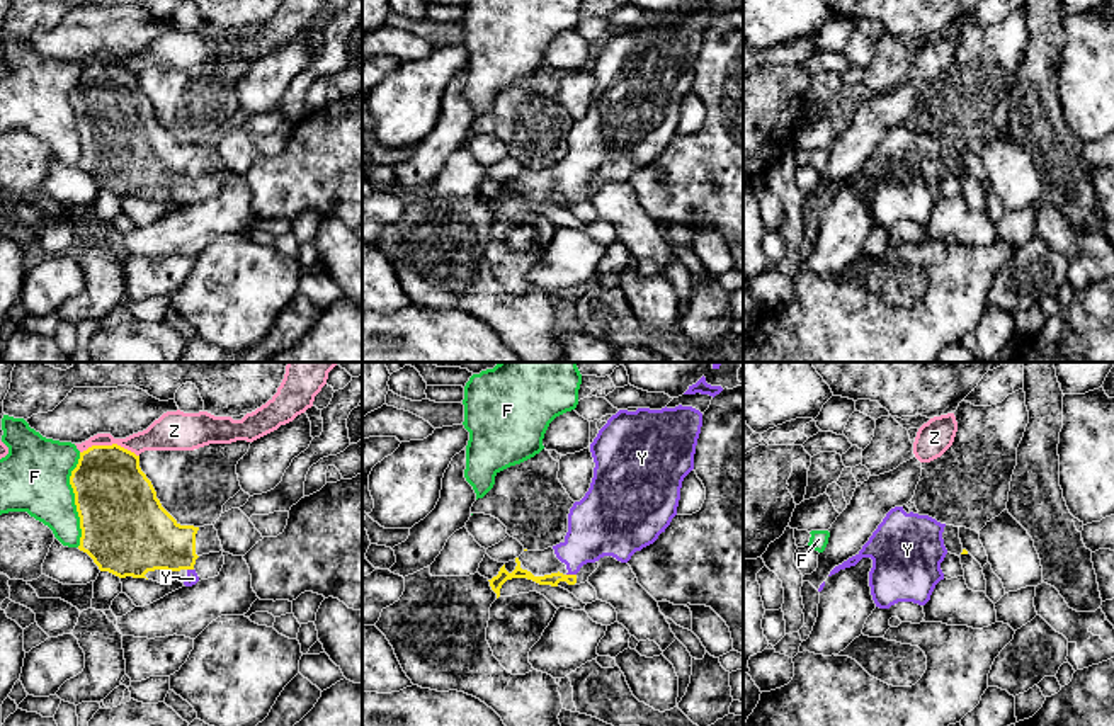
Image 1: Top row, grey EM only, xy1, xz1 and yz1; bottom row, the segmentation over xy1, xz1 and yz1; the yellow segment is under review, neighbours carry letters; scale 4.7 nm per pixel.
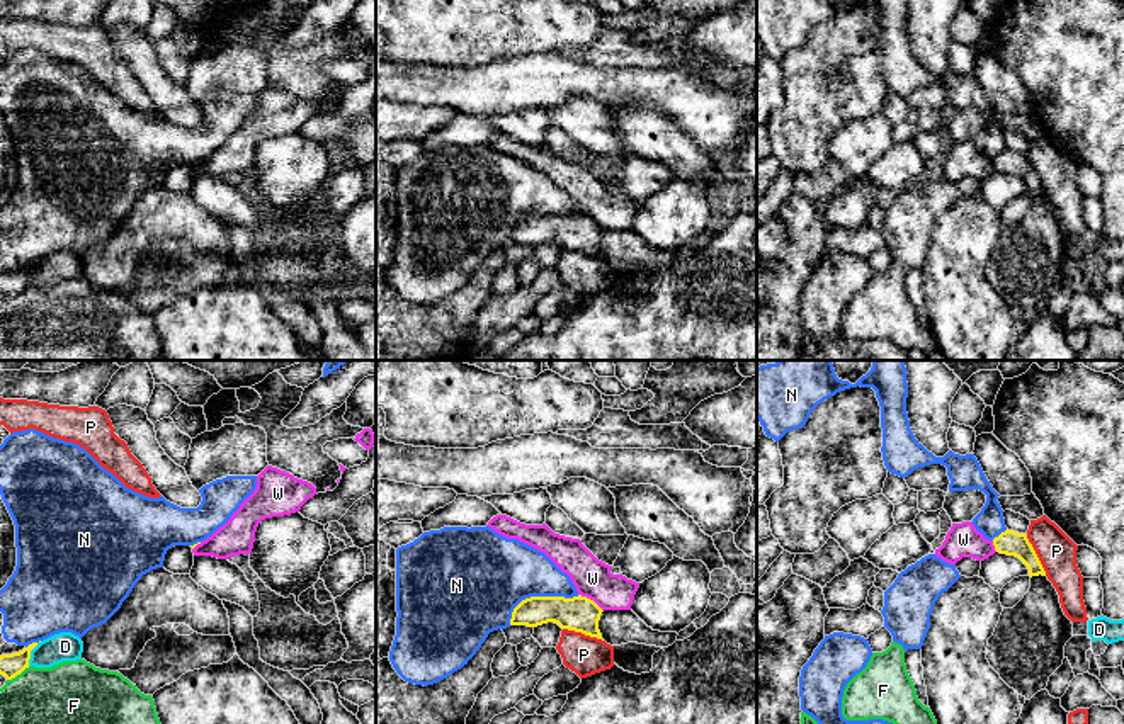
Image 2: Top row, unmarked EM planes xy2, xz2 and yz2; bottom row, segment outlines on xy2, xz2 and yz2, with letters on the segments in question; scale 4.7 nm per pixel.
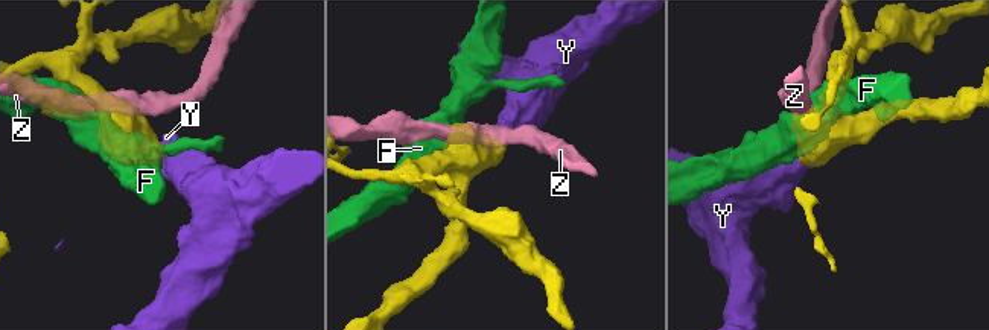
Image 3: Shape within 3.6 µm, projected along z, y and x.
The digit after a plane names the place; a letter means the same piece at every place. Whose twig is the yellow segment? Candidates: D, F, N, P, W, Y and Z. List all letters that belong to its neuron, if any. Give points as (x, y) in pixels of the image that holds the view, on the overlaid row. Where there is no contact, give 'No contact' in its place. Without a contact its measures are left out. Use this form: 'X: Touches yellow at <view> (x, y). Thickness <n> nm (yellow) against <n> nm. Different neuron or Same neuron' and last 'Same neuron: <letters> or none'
D: Touches yellow at xy2 (29, 653). Thickness 110 nm (yellow) against 140 nm. Different neuron
F: Touches yellow at xy1 (75, 500). Thickness 400 nm (yellow) against 340 nm. Different neuron
N: Touches yellow at xz2 (539, 597). Thickness 170 nm (yellow) against 380 nm. Different neuron
P: Touches yellow at xz2 (584, 633). Thickness 170 nm (yellow) against 190 nm. Different neuron
W: Touches yellow at xz2 (589, 599). Thickness 170 nm (yellow) against 190 nm. Different neuron
Y: Touches yellow at xz1 (572, 575). Thickness 60 nm (yellow) against 260 nm. Same neuron
Z: Touches yellow at xy1 (109, 446). Thickness 360 nm (yellow) against 140 nm. Different neuron
Same neuron: Y

